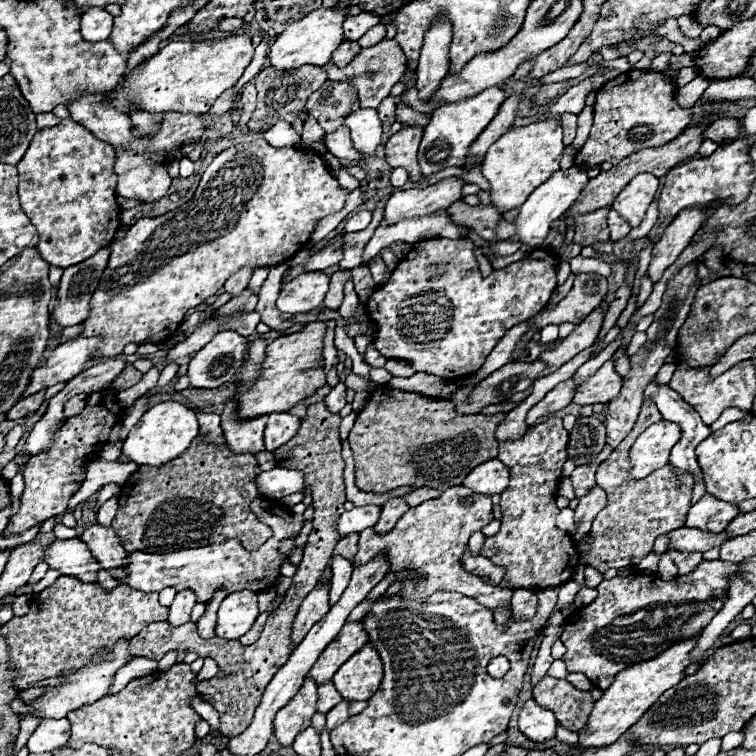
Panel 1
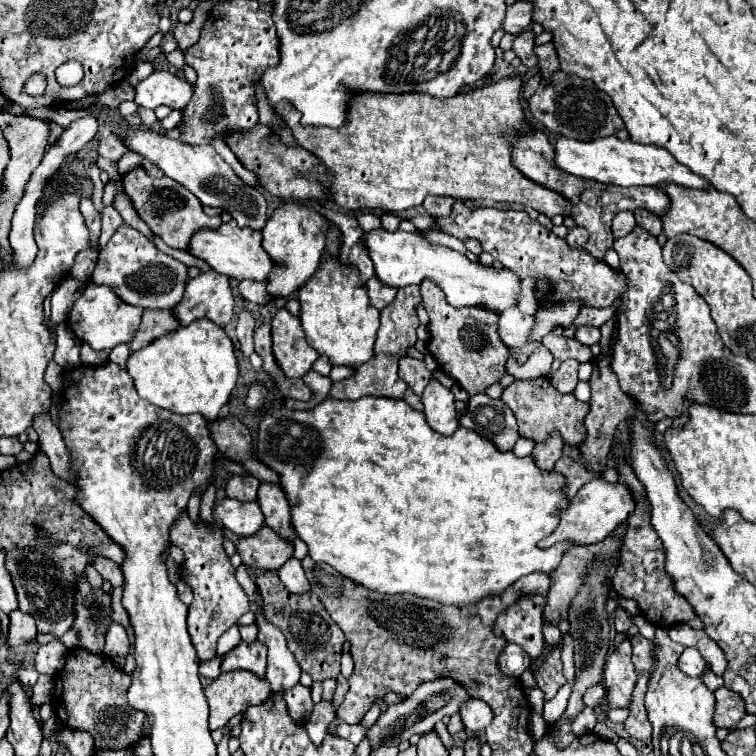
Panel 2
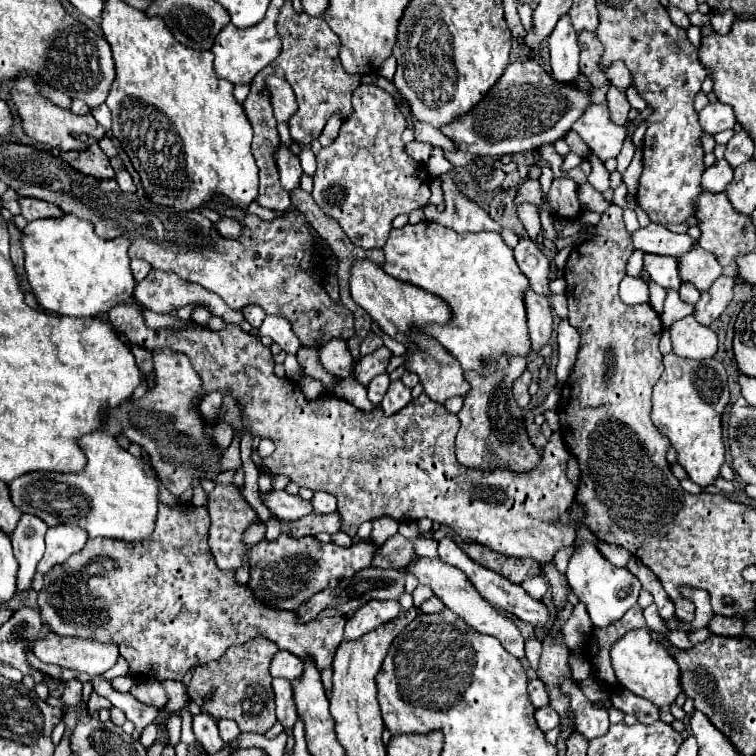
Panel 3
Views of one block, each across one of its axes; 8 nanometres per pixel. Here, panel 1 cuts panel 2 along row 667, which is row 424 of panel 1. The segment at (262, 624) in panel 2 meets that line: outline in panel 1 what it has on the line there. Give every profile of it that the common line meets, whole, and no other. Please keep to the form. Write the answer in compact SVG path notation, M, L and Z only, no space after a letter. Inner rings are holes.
M288 412L270 414L268 424L266 424L266 432L264 432L266 450L274 452L274 448L278 448L278 446L286 444L286 440L294 438L294 434L298 432L298 424L300 424L300 418L288 414Z

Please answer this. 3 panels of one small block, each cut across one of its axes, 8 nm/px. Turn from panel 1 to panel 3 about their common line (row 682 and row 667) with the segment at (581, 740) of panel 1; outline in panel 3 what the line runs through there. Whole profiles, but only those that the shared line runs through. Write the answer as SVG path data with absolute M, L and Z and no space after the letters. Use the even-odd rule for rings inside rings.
M648 628L630 630L626 636L622 636L622 640L614 642L610 648L610 660L618 682L632 694L650 700L660 710L666 710L670 704L674 704L676 696L682 692L678 682L680 680L678 664L674 664L674 658L668 654L664 646L660 646L650 638Z

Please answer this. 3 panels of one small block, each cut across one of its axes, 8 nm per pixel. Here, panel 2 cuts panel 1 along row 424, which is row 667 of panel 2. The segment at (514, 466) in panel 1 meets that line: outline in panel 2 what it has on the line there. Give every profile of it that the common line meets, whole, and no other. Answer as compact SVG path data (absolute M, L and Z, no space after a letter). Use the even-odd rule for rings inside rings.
M562 638L556 646L552 646L552 650L542 658L542 664L534 670L534 680L538 688L544 692L544 700L554 698L556 692L566 684L566 678L562 674L560 650L562 650Z

